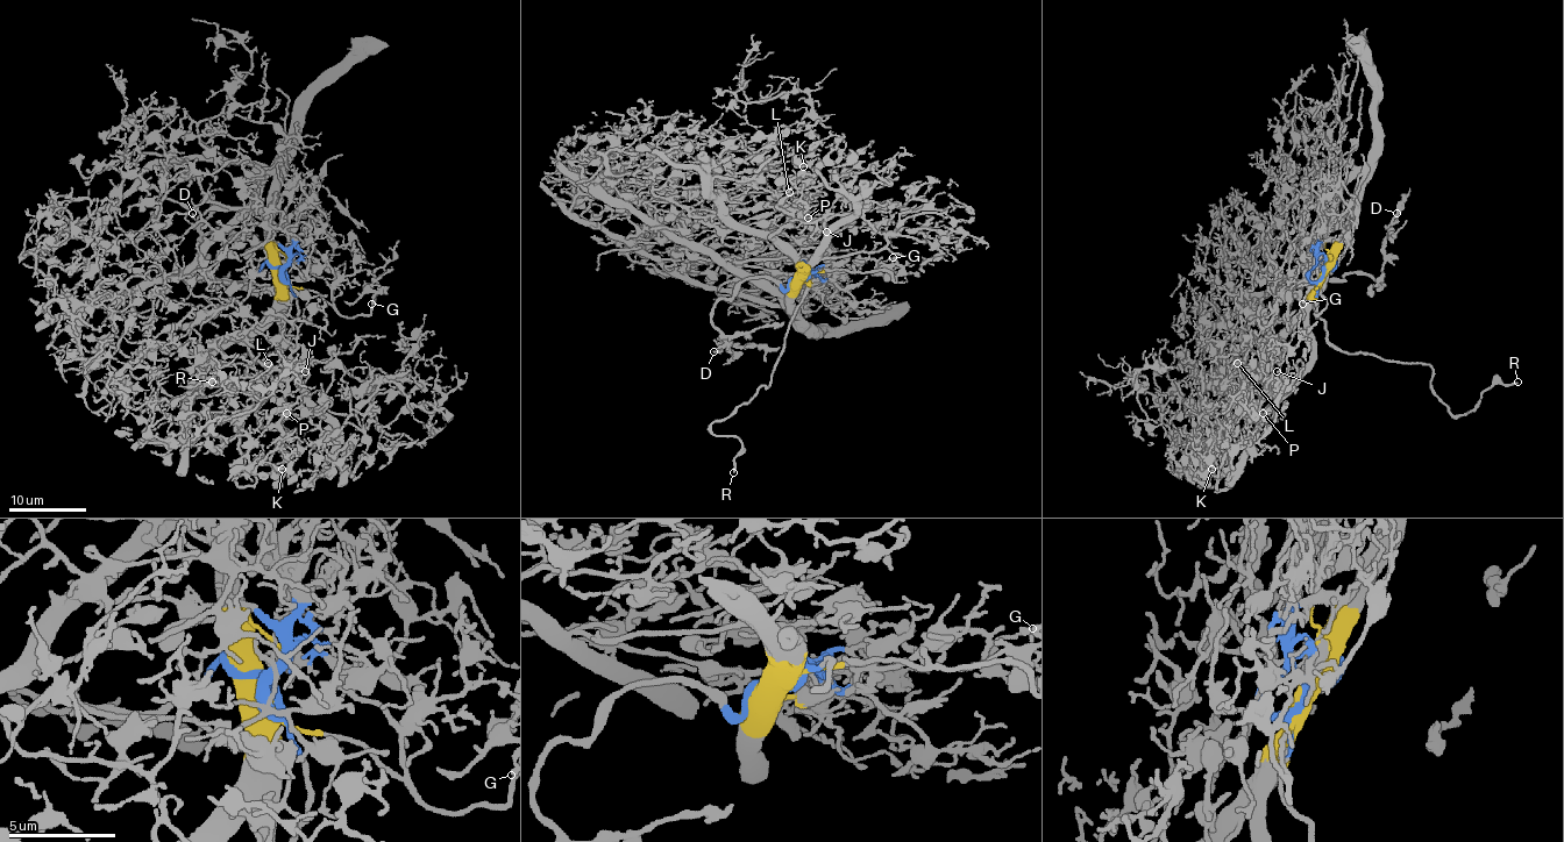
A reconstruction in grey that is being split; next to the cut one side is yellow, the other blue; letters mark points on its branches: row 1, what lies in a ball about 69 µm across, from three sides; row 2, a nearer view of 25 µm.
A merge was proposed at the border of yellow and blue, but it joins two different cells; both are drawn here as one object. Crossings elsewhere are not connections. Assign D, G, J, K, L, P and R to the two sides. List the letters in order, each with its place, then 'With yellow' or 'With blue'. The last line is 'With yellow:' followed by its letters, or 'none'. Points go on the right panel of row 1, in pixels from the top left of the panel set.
D: Place: (1397, 213). With blue
G: Place: (1302, 304). With yellow
J: Place: (1277, 371). With yellow
K: Place: (1211, 469). With yellow
L: Place: (1237, 363). With yellow
P: Place: (1263, 413). With yellow
R: Place: (1518, 382). With blue
With yellow: G, J, K, L, P

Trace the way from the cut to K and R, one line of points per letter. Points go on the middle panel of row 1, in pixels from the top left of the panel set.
K: (802, 277), (775, 242), (712, 199), (711, 182), (758, 173), (779, 127), (805, 125), (816, 141), (804, 166)
R: (802, 277), (819, 271), (784, 336), (770, 383), (711, 426), (712, 434), (741, 443), (734, 472)

